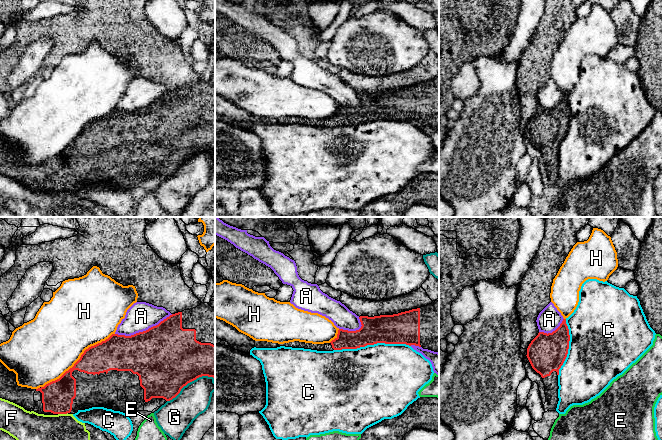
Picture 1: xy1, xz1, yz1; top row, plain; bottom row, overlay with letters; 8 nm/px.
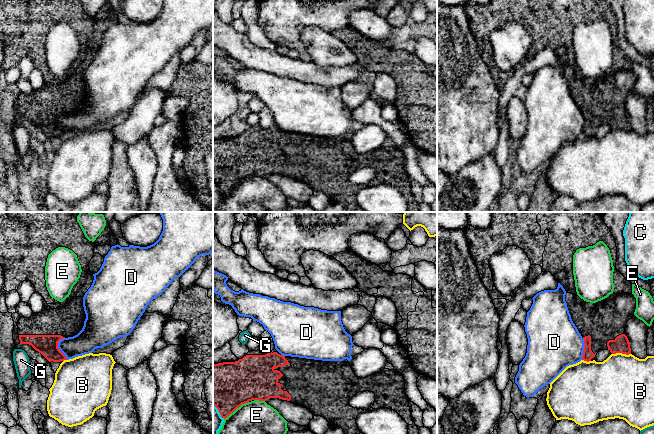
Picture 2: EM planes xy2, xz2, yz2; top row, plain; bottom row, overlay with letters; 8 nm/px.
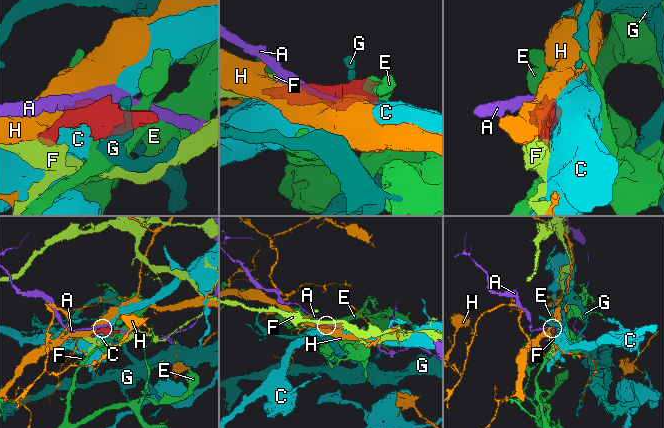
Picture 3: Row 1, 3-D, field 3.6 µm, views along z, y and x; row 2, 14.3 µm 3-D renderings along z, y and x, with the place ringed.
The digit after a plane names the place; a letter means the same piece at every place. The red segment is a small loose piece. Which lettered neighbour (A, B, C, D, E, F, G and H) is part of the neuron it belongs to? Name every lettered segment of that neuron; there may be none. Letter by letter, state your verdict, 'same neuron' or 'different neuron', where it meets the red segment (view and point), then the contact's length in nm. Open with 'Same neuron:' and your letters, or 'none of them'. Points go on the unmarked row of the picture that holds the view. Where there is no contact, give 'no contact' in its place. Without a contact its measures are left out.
Same neuron: none of them
A: different neuron; contact xy1 (143, 107); length 500 nm
B: different neuron; contact yz2 (621, 128); length 150 nm
C: different neuron; contact xz1 (372, 120); length 600 nm
D: different neuron; contact xy2 (58, 124); length 190 nm
E: different neuron; contact xz2 (236, 184); length 240 nm
F: different neuron; contact xy1 (62, 189); length 80 nm
G: different neuron; contact xy1 (190, 157); length 420 nm
H: different neuron; contact xy1 (79, 135); length 750 nm

